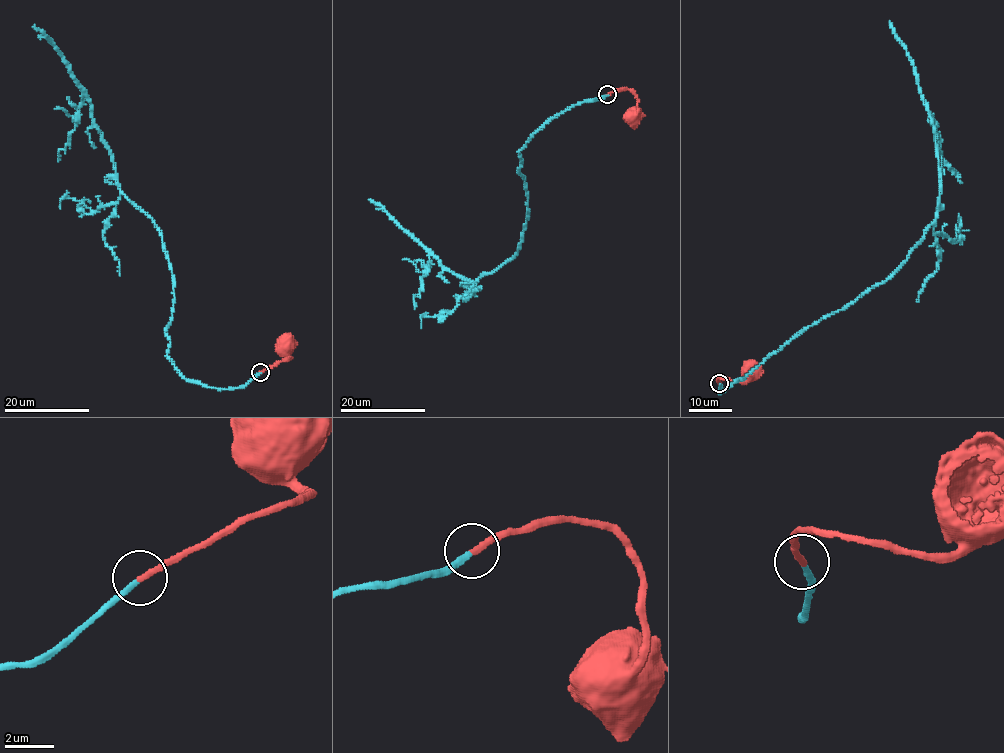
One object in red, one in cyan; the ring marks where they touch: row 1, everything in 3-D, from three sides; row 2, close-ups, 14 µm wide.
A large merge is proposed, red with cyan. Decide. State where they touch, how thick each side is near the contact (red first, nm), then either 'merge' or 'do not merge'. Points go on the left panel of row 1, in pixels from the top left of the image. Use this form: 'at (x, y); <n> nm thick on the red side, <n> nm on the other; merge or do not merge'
at (260, 372); 280 nm thick on the red side, 240 nm on the other; merge

